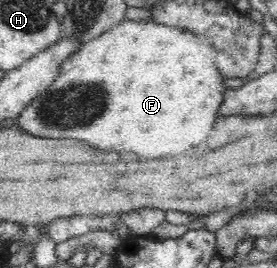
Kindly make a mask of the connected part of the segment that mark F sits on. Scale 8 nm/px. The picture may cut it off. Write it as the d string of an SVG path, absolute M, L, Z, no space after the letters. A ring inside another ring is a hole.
M123 20L116 25L110 26L101 36L84 44L82 50L68 61L68 64L62 69L61 77L36 100L33 100L23 112L17 117L17 126L23 132L31 136L41 138L75 138L75 140L83 140L89 142L95 148L101 150L133 150L133 152L157 152L159 156L165 152L185 152L187 148L205 142L217 120L221 118L221 108L225 105L225 93L230 88L227 86L227 79L220 70L218 64L218 51L213 43L204 43L200 40L200 36L195 31L181 29L181 27L167 26L165 23L156 23L155 21L132 21ZM109 106L109 112L101 112L101 108Z

